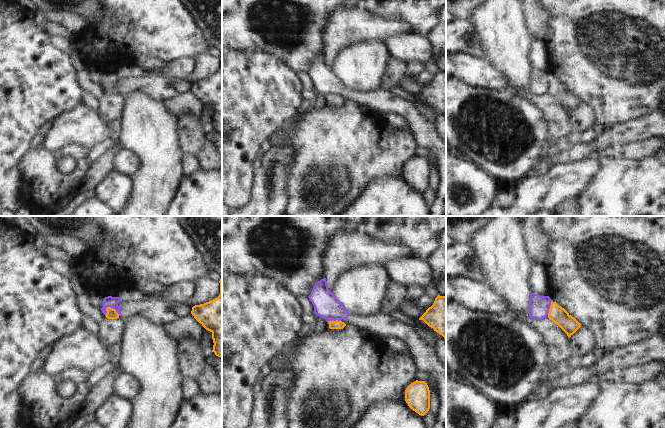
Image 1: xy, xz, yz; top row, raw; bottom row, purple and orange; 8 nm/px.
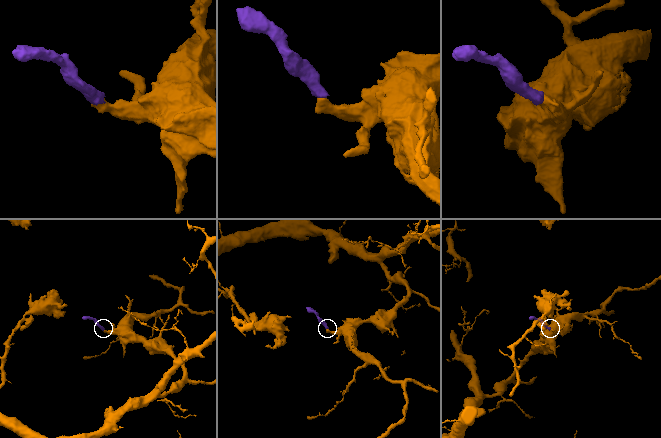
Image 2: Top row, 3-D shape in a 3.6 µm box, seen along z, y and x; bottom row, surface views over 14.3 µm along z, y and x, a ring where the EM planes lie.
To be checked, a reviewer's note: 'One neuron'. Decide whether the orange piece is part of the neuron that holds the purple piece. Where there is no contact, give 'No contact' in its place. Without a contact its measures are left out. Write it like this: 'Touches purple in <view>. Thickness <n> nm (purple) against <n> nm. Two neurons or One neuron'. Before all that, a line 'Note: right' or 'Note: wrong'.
Note: wrong
Touches purple in xy. Thickness 90 nm (purple) against 80 nm. Two neurons.

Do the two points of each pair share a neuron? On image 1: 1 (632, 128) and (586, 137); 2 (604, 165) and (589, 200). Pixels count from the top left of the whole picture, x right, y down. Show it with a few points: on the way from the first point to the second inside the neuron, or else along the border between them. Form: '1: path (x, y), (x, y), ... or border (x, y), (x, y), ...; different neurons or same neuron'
1: border (601, 131), (596, 139), (587, 143), (581, 143); different neurons
2: path (604, 174), (604, 185), (598, 191); same neuron

